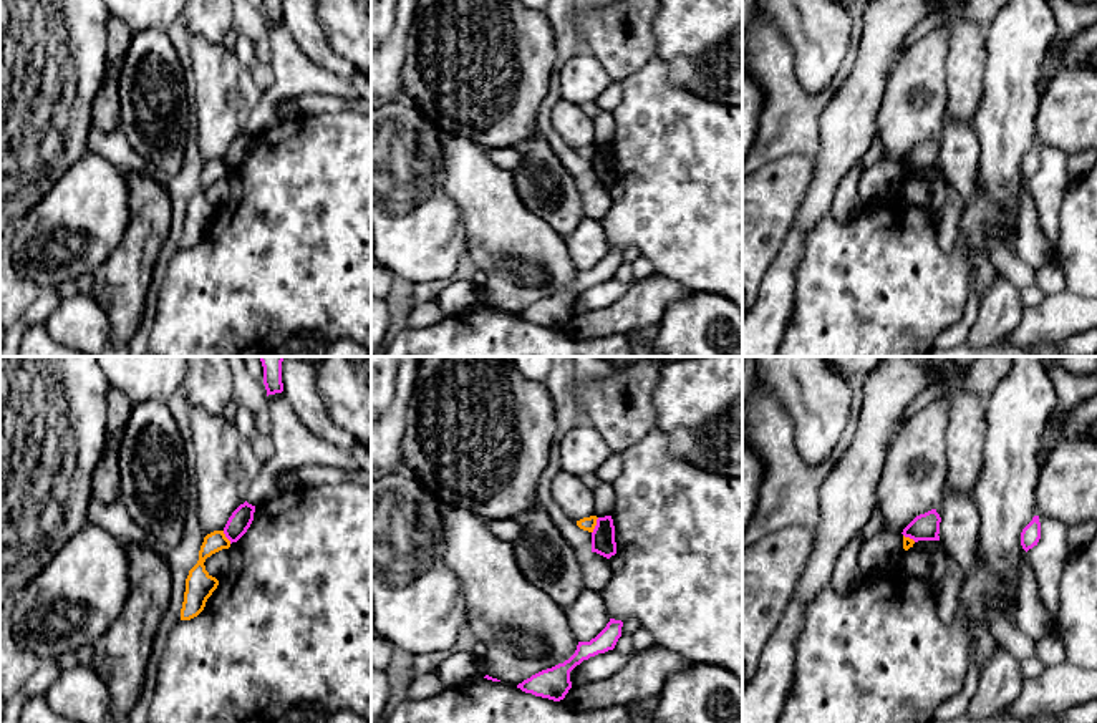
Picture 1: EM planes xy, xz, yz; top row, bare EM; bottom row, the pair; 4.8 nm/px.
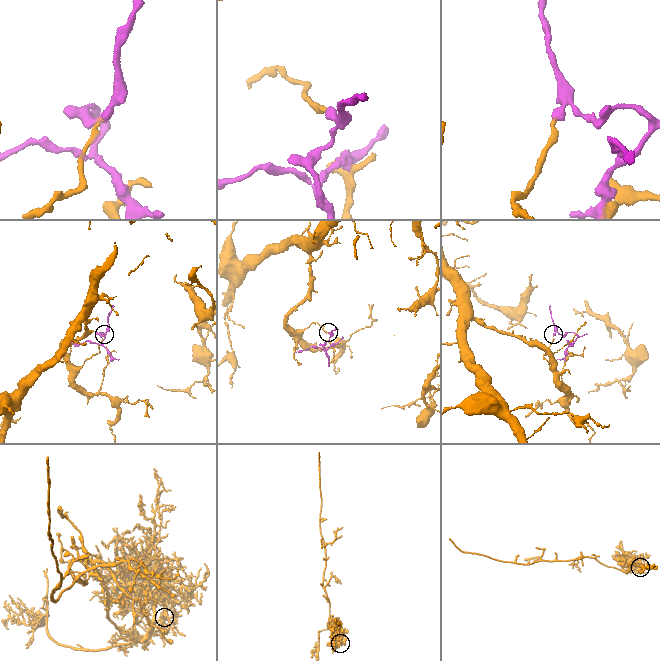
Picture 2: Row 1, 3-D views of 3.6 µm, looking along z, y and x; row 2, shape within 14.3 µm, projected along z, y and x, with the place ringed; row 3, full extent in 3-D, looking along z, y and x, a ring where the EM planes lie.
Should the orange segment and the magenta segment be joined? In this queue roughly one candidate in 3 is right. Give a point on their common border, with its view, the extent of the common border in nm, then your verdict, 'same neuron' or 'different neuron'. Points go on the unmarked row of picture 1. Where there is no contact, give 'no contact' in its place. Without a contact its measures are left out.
contact xz (595, 153); length 90 nm; different neuron

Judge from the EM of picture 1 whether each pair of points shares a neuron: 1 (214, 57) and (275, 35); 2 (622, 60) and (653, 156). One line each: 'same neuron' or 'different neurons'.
1: different neurons
2: different neurons

